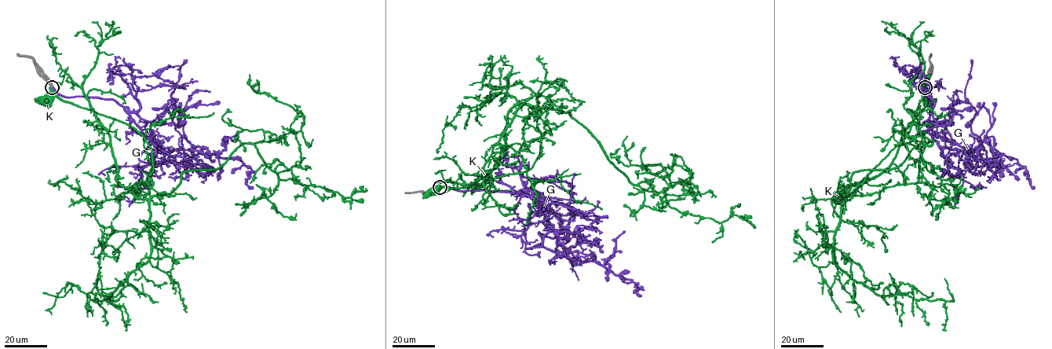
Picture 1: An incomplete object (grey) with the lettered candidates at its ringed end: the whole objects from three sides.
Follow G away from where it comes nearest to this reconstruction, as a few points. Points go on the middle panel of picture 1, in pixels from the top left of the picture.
G: (440, 187), (519, 191), (518, 194), (530, 197), (557, 235), (557, 255), (597, 262), (630, 279), (641, 295)

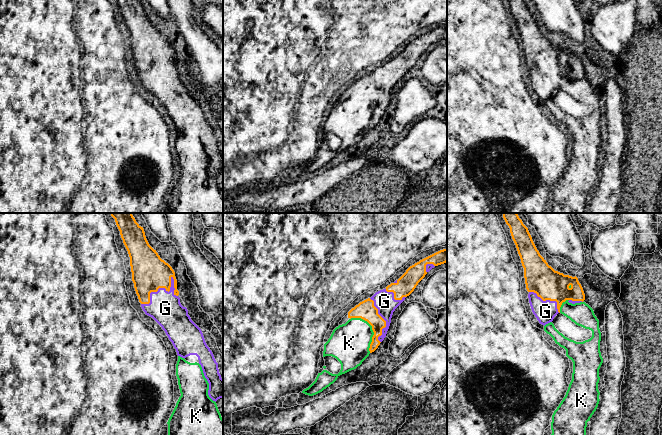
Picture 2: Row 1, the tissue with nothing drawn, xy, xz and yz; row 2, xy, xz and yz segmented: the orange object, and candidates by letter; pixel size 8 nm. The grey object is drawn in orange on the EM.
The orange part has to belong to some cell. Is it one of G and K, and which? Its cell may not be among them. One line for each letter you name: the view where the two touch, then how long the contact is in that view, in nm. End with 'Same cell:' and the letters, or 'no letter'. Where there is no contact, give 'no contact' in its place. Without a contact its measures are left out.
G: contact in xy; length 340 nm
Same cell: G

